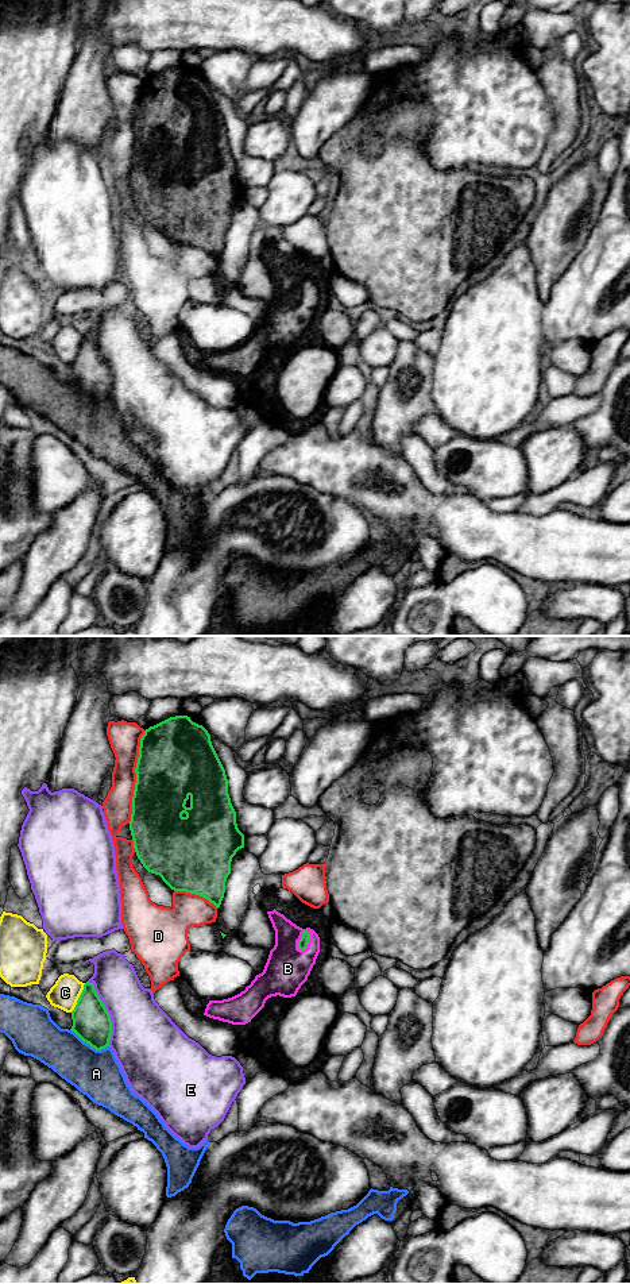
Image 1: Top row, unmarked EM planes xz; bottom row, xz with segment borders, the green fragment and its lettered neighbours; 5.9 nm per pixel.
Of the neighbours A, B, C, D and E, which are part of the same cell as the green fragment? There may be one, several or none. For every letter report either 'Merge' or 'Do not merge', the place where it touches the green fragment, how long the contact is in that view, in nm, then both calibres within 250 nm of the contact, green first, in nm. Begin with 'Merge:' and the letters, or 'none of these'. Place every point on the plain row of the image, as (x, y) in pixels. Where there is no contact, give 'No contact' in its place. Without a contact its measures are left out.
Merge: B
A: Do not merge. Touches green at xz (89, 396). Shared border 260 nm. Thickness 220 nm (green) against 280 nm
B: Merge. Touches green at xz (300, 292). Shared border 140 nm. Thickness 60 nm (green) against 260 nm
C: Do not merge. Touches green at xz (78, 350). Shared border 200 nm. Thickness 220 nm (green) against 170 nm
D: Do not merge. Touches green at xz (136, 128). Shared border 550 nm. Thickness 440 nm (green) against 190 nm
E: Do not merge. Touches green at xz (108, 365). Shared border 420 nm. Thickness 220 nm (green) against 380 nm

